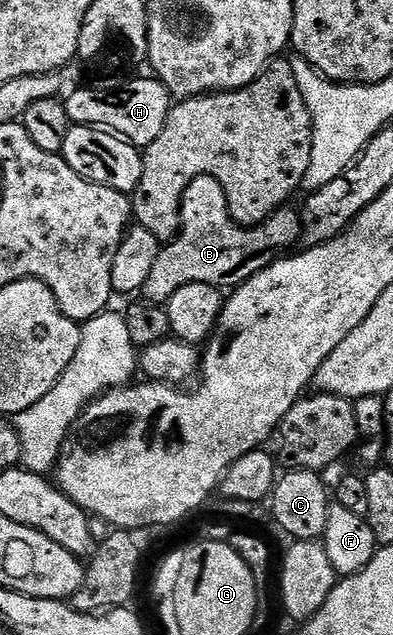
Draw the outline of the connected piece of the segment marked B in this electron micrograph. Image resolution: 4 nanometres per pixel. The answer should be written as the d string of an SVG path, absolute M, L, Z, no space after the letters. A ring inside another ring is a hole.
M198 176L197 178L193 178L189 182L189 186L183 195L183 201L181 202L181 227L179 234L174 240L164 243L162 247L160 247L157 263L153 265L153 270L149 273L149 278L145 278L145 286L143 287L142 295L146 297L150 303L163 306L166 305L169 298L173 298L173 294L177 294L177 290L181 290L181 286L189 286L196 282L200 284L208 284L209 286L213 286L220 290L234 289L236 286L245 283L251 276L257 275L257 273L259 273L263 268L268 268L269 265L274 264L275 261L280 259L280 257L282 257L288 250L294 249L296 247L296 245L294 246L295 243L297 245L300 243L303 227L301 226L299 217L300 213L296 211L296 209L294 212L294 210L291 209L291 206L284 206L278 208L278 210L275 211L264 224L254 224L251 228L244 228L242 224L238 224L237 221L233 219L231 211L227 209L225 190L221 186L221 182L217 182L217 178L213 178L212 176Z

